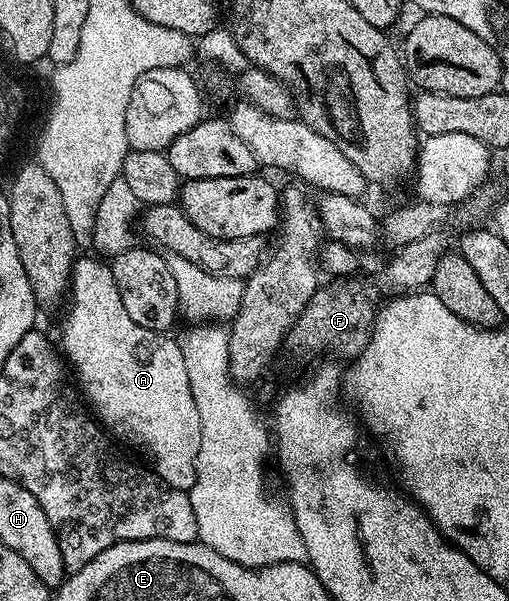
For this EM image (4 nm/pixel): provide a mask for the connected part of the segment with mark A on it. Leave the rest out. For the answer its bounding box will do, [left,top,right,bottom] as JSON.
[59,258,202,492]

